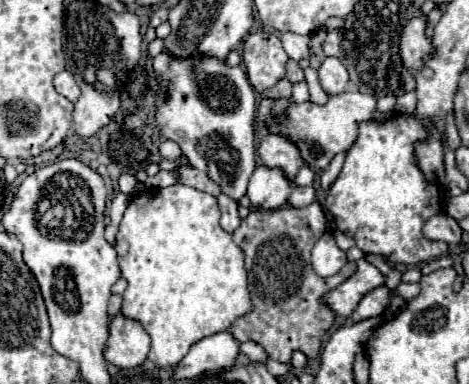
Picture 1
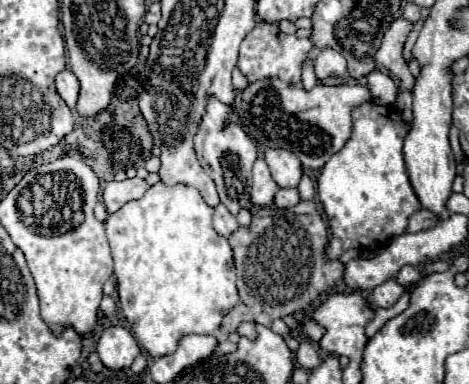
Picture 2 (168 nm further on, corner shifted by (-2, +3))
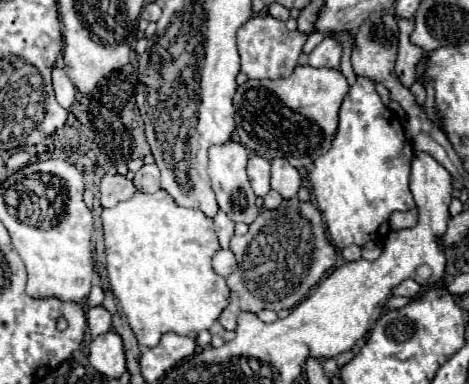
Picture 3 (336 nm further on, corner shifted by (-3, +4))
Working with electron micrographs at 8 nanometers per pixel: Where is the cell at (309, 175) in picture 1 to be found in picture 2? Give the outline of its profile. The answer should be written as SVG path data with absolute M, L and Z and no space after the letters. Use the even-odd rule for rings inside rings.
M302 175L302 181L298 185L298 191L300 191L300 197L302 199L312 199L314 197L314 181L308 175Z

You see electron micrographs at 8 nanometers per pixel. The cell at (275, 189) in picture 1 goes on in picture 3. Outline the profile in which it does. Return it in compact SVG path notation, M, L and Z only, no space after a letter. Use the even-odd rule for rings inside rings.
M251 154L249 164L247 164L247 174L249 174L251 188L257 196L265 196L271 190L271 186L269 186L269 160L265 160L259 154Z

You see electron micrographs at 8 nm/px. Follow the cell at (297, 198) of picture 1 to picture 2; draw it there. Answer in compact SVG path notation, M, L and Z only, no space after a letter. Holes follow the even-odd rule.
M280 189L274 197L274 205L280 209L290 209L294 205L300 203L300 195L298 189Z

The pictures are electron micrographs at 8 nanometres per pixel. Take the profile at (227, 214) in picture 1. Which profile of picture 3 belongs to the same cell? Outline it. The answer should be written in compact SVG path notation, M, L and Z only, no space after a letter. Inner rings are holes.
M219 210L219 214L213 218L215 222L215 232L219 236L219 244L221 248L229 248L229 240L233 236L233 228L235 228L235 222L231 222L231 218L227 218L225 212Z

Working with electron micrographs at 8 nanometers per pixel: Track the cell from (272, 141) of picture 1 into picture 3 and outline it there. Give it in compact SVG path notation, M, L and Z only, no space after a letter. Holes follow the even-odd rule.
M275 158L271 162L271 188L279 192L285 200L289 200L297 194L299 186L301 186L299 172L285 158Z

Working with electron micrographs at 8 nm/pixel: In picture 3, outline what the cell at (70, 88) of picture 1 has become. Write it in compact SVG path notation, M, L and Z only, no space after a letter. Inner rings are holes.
M53 68L53 88L55 98L63 108L69 108L75 102L75 86L63 68Z

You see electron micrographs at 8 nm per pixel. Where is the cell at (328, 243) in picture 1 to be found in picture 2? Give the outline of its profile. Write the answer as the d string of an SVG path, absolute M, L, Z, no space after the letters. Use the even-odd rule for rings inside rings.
M368 101L366 105L354 109L352 121L354 129L350 141L324 165L322 175L318 177L318 197L330 223L330 239L324 251L326 259L330 261L336 261L348 249L376 249L386 245L392 237L406 233L410 215L422 209L410 185L402 157L402 143L408 135L408 123L398 115L396 109L392 109L392 105L384 107L376 101Z

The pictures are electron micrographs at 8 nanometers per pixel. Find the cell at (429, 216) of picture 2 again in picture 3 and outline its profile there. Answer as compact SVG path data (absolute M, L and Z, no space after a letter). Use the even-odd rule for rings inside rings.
M407 210L407 212L395 212L389 218L389 224L393 230L399 228L411 228L417 224L417 210Z

